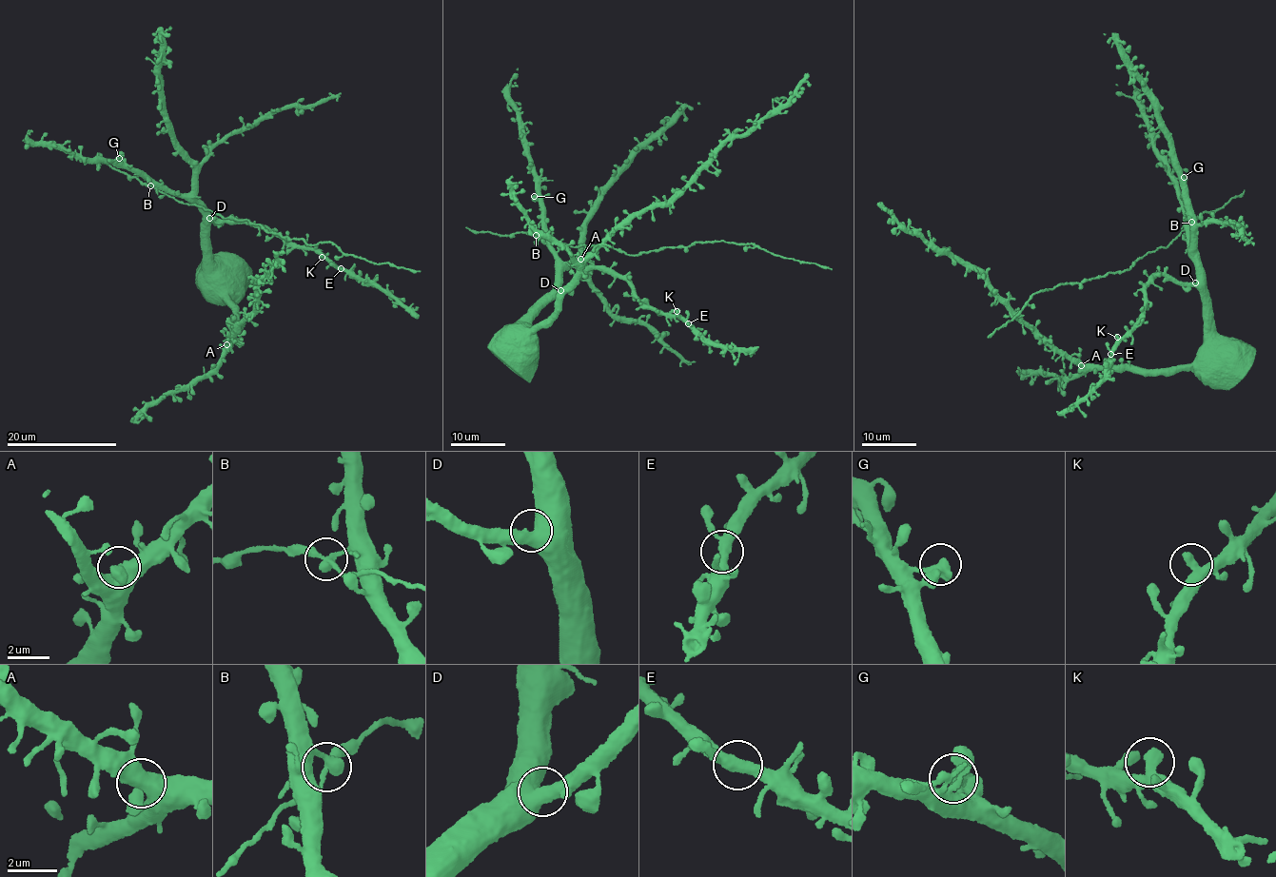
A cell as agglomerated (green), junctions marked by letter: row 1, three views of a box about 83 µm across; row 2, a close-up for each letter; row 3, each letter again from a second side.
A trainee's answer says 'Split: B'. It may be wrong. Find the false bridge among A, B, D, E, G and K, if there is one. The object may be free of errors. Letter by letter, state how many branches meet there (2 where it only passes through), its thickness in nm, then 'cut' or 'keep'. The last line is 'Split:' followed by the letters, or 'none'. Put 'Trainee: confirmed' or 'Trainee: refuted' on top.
Trainee: confirmed
A: branches 3; calibre 460 nm; keep
B: branches 3; calibre 320 nm; cut
D: branches 2; calibre 600 nm; keep
E: branches 3; calibre 360 nm; keep
G: branches 2; calibre 420 nm; keep
K: branches 2; calibre 440 nm; keep
Split: B

